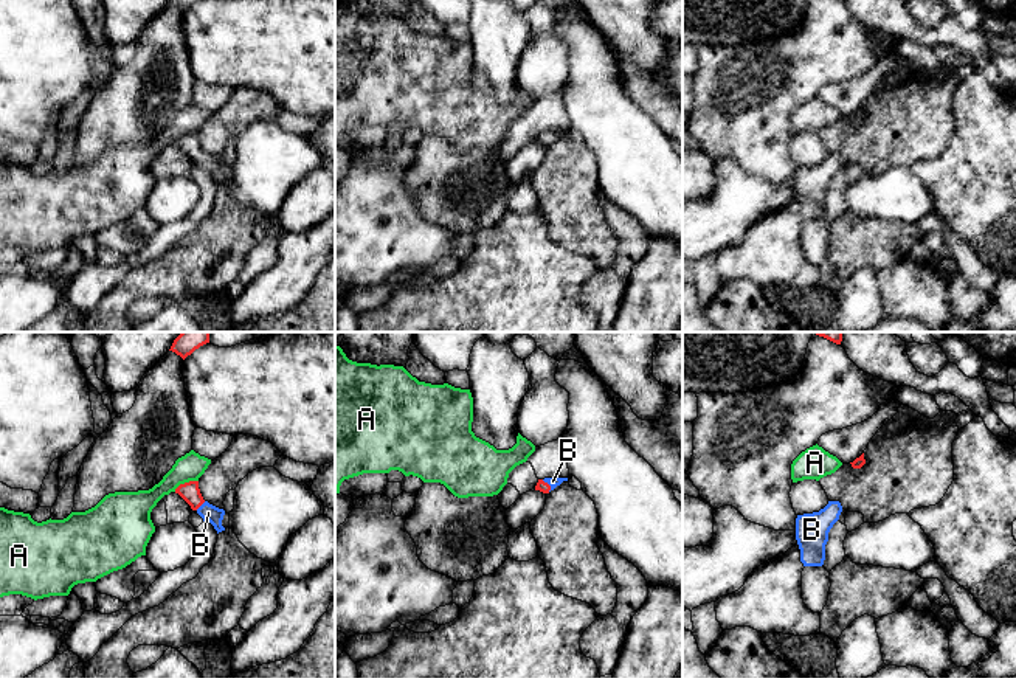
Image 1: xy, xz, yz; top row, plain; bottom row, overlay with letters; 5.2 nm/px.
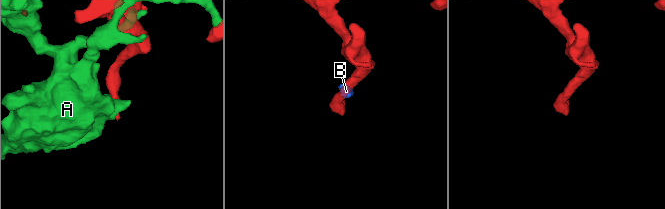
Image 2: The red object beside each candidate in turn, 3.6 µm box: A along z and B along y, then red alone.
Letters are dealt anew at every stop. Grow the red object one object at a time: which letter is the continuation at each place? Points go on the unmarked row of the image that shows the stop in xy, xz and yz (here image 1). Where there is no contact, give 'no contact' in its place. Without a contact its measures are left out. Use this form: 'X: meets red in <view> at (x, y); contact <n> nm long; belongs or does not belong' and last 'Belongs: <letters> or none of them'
A: meets red in xy at (185, 135); contact 140 nm long; does not belong
B: meets red in xz at (548, 137); contact 80 nm long; belongs
Belongs: B

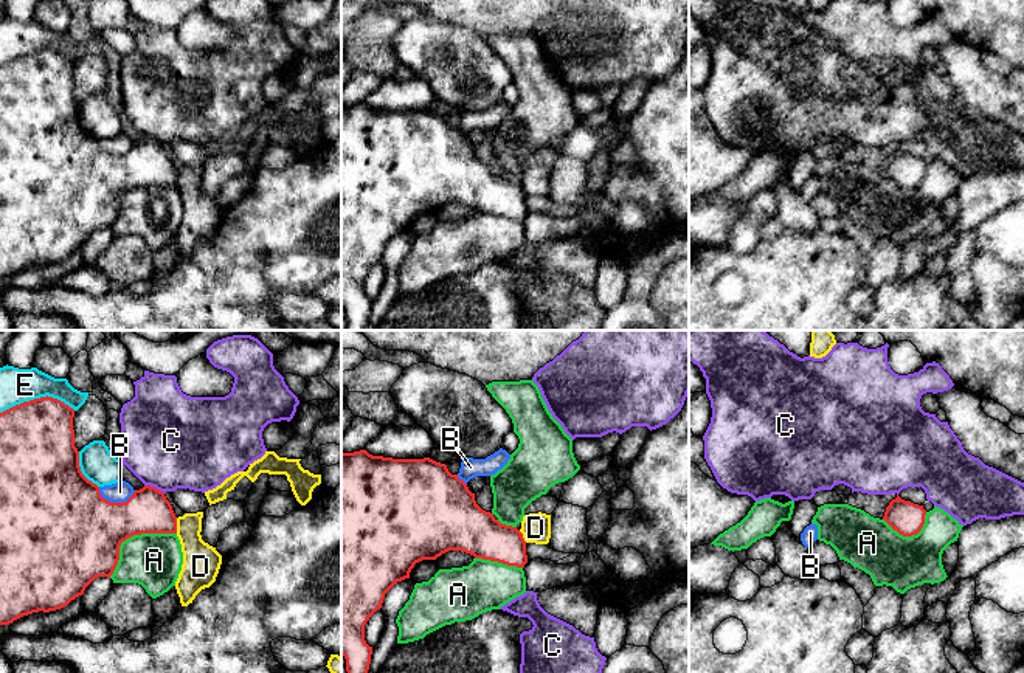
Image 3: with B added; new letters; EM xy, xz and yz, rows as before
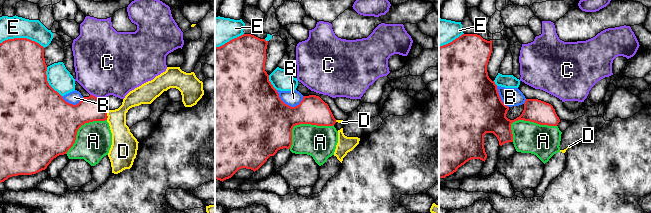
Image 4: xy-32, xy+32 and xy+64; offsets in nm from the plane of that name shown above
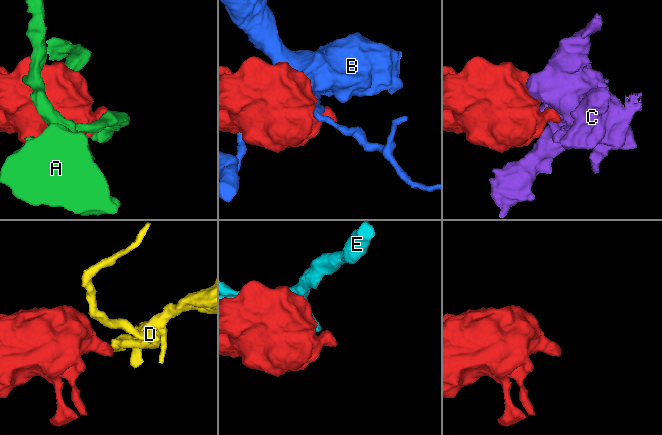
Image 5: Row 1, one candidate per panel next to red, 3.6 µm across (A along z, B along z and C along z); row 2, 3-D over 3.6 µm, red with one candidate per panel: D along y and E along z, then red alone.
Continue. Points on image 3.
A: meets red in xy at (131, 188); contact 420 nm long; does not belong
B: meets red in xy at (115, 155); contact 200 nm long; does not belong
C: meets red in xy at (154, 140); contact 120 nm long; does not belong
D: meets red in xy at (176, 179); contact 80 nm long; does not belong
E: meets red in xy at (38, 51); contact 400 nm long; does not belong
Belongs: none of them

